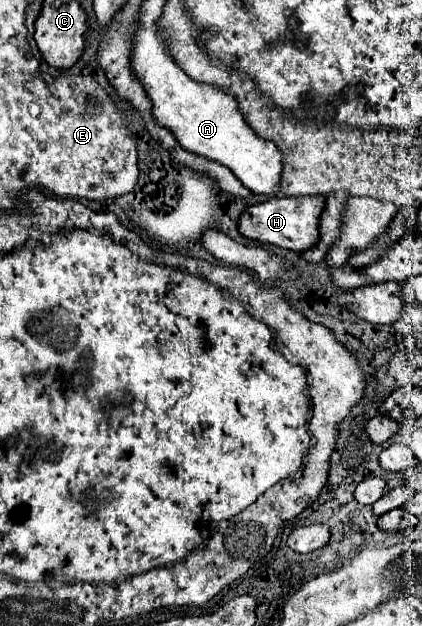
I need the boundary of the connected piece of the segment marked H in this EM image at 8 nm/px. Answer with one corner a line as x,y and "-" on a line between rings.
298,196
298,198
270,198
262,204
250,206
238,222
238,230
248,240
258,240
264,244
274,244
280,248
304,252
320,240
318,220
324,210
324,196

